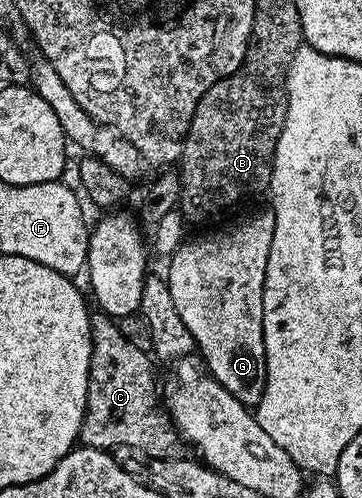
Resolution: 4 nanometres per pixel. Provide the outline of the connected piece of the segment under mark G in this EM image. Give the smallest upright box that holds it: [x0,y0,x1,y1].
[165,209,275,409]

